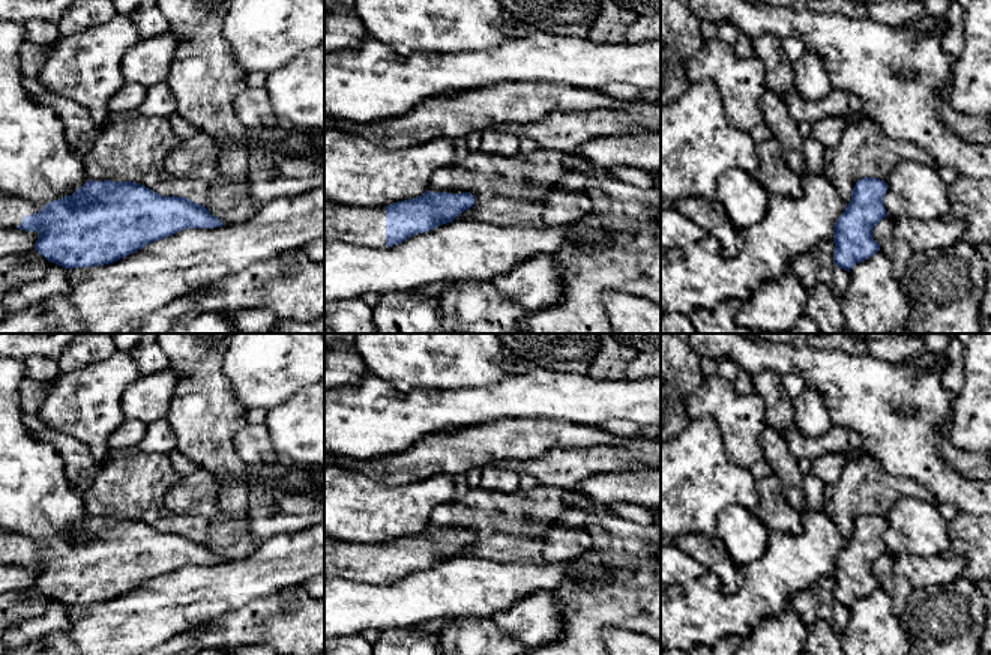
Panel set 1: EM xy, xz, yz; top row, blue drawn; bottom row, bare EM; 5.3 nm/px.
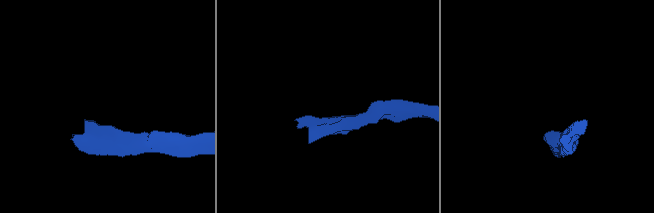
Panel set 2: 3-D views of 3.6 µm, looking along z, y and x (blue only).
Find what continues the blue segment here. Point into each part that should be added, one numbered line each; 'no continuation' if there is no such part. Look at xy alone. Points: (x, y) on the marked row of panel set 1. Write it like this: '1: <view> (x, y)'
1: xy (12, 209)

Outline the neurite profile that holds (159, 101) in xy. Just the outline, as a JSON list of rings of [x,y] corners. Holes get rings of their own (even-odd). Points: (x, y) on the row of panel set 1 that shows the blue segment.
[[[167,83],[147,89],[146,99],[137,113],[149,117],[170,117],[177,111],[177,101]]]

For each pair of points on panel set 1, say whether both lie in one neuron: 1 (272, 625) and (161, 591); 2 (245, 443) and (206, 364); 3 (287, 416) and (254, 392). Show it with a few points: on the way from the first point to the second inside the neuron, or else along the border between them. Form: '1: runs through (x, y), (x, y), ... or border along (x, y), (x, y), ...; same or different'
1: border along (262, 598), (253, 598), (240, 607), (197, 627); different
2: border along (246, 425), (234, 437), (233, 448), (248, 463); different
3: border along (305, 386), (268, 410); different

